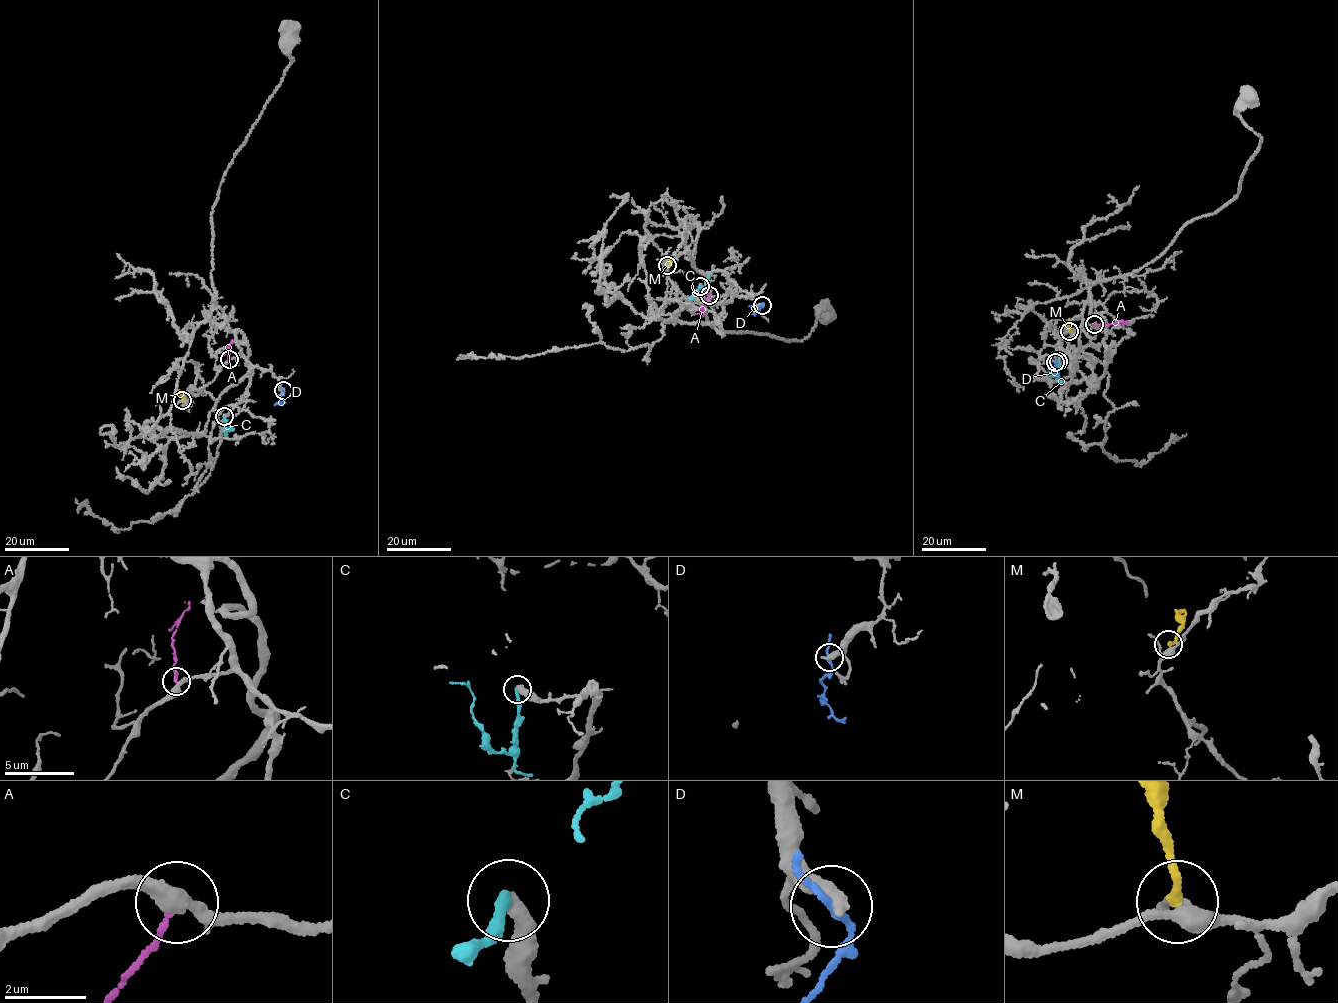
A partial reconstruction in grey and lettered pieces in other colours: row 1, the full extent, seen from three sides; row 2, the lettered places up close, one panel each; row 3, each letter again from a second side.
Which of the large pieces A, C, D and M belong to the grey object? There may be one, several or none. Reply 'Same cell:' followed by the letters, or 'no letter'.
Same cell: no letter

